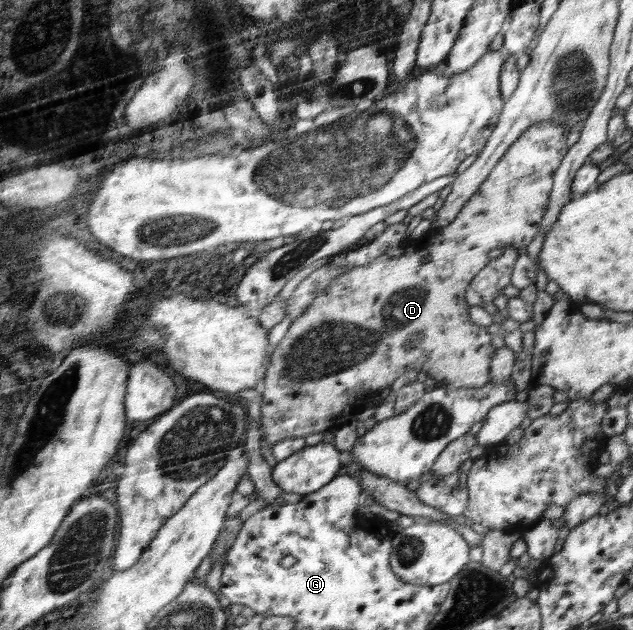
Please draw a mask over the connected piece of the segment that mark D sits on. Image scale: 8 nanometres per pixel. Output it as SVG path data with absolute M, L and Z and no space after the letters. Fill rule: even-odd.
M541 120L537 122L530 129L527 129L527 132L522 134L519 140L504 153L504 156L500 158L490 176L479 186L478 192L463 206L462 212L458 214L455 220L446 228L431 232L427 236L427 245L417 249L411 255L403 254L399 258L390 258L384 254L367 265L354 267L353 269L350 268L343 276L337 278L330 286L327 286L321 296L314 298L314 301L306 308L306 311L292 322L280 344L276 345L273 351L270 351L270 361L268 362L268 366L266 366L265 378L260 386L262 393L262 432L264 434L264 441L269 444L271 450L278 442L285 439L305 438L313 434L324 433L325 430L336 429L336 425L338 424L348 424L350 418L354 414L358 416L362 409L369 404L369 400L379 391L390 387L400 376L412 370L416 371L416 373L424 372L429 378L438 381L438 384L444 383L446 387L451 386L451 388L480 388L488 384L488 380L490 380L490 360L494 356L494 346L490 344L493 335L486 331L486 327L474 326L470 322L469 309L472 306L468 305L468 302L465 302L464 292L476 274L491 261L488 257L488 252L492 248L504 247L504 244L516 244L516 247L524 249L526 244L536 236L544 213L547 210L546 204L549 203L551 198L555 173L558 172L557 168L569 149L566 145L569 131L570 128L567 128L565 124L559 124L559 122L553 122L553 120ZM414 334L420 336L420 342L418 342L416 347L406 349L406 342Z

